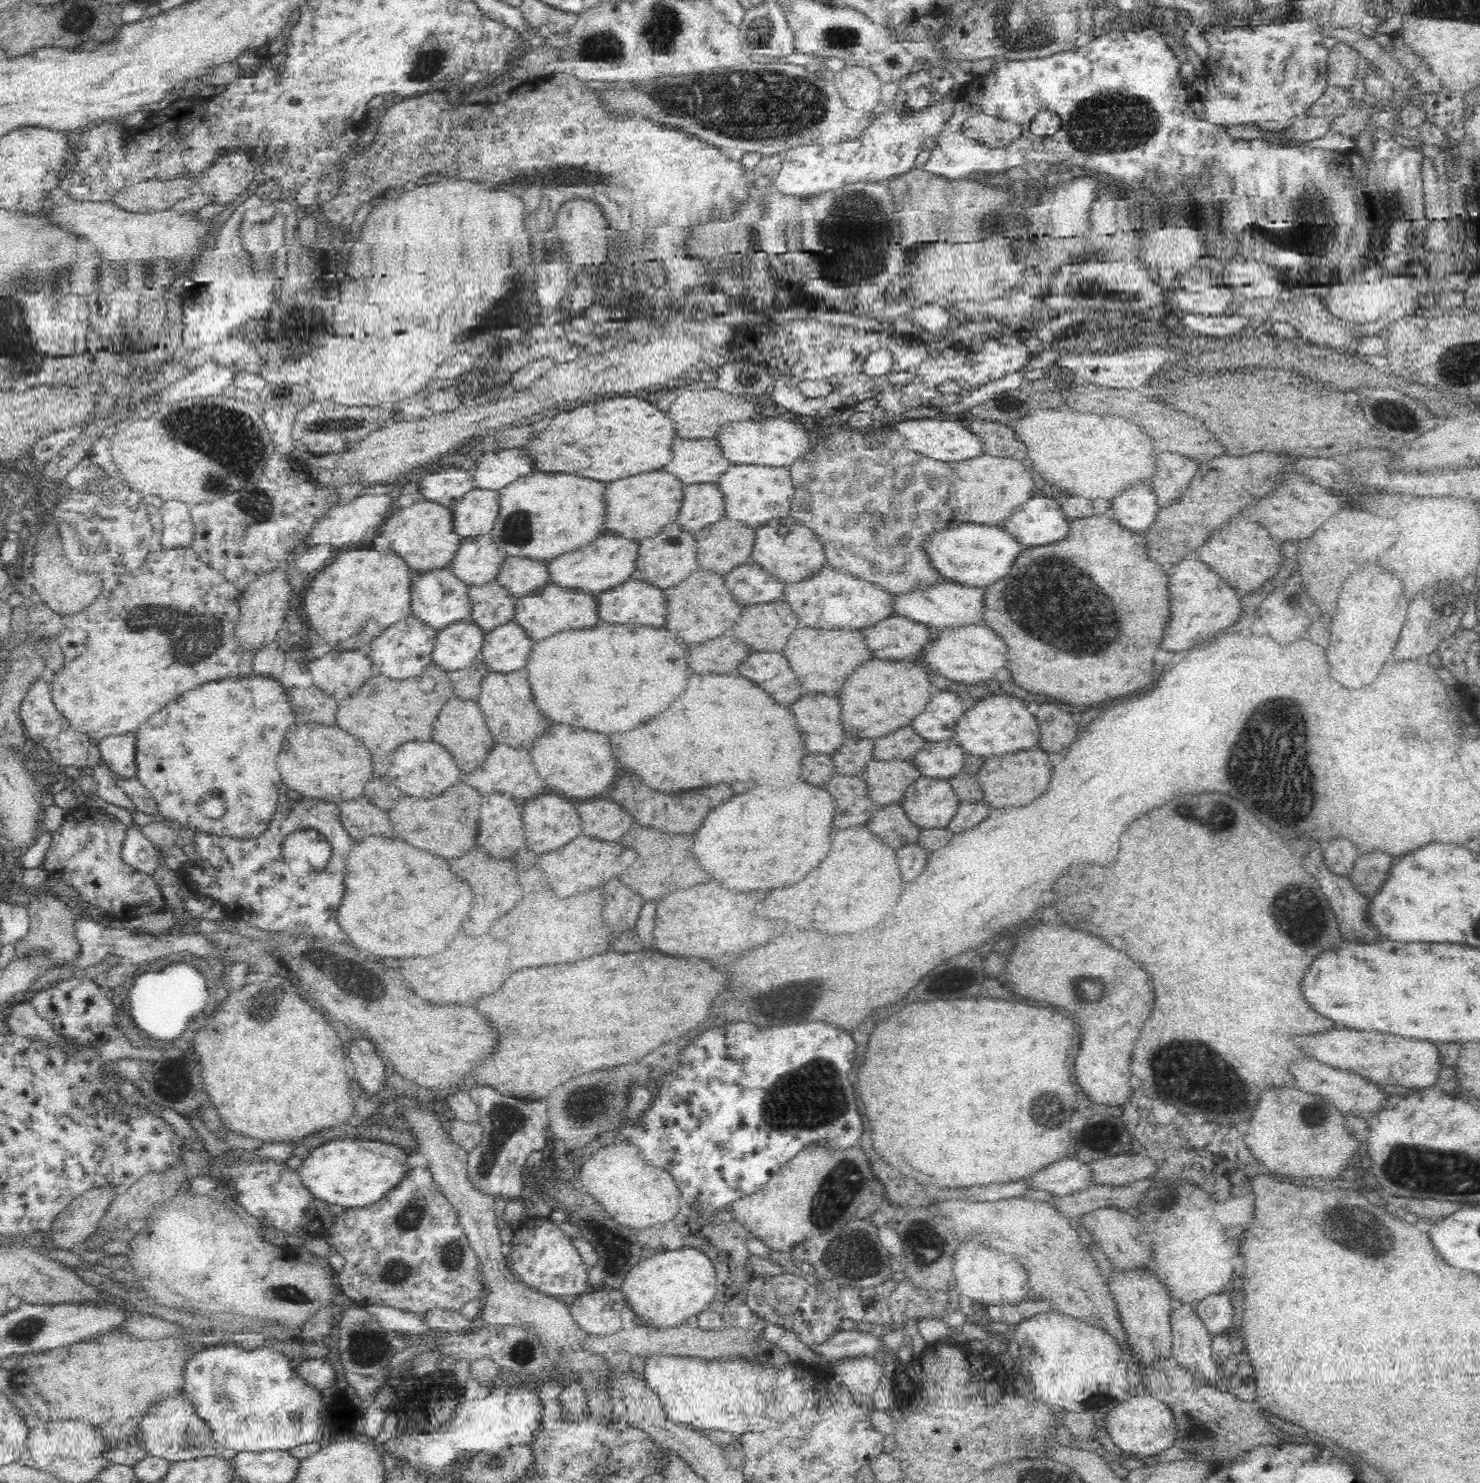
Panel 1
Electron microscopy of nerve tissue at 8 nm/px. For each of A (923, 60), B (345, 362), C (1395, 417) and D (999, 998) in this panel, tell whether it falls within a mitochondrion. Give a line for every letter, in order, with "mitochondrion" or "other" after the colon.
A: other
B: other
C: mitochondrion
D: other

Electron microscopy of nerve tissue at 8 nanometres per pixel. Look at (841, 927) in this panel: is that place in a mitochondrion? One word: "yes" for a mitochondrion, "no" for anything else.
no

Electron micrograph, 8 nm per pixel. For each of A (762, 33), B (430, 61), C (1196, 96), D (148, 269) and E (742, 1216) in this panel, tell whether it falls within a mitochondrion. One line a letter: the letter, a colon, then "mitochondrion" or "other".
A: mitochondrion
B: mitochondrion
C: other
D: other
E: other

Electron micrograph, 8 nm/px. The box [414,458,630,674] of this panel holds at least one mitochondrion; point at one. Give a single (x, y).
(517, 530)

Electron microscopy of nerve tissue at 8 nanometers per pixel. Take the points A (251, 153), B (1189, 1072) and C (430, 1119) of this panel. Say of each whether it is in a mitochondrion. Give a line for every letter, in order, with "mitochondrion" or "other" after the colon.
A: other
B: mitochondrion
C: other

